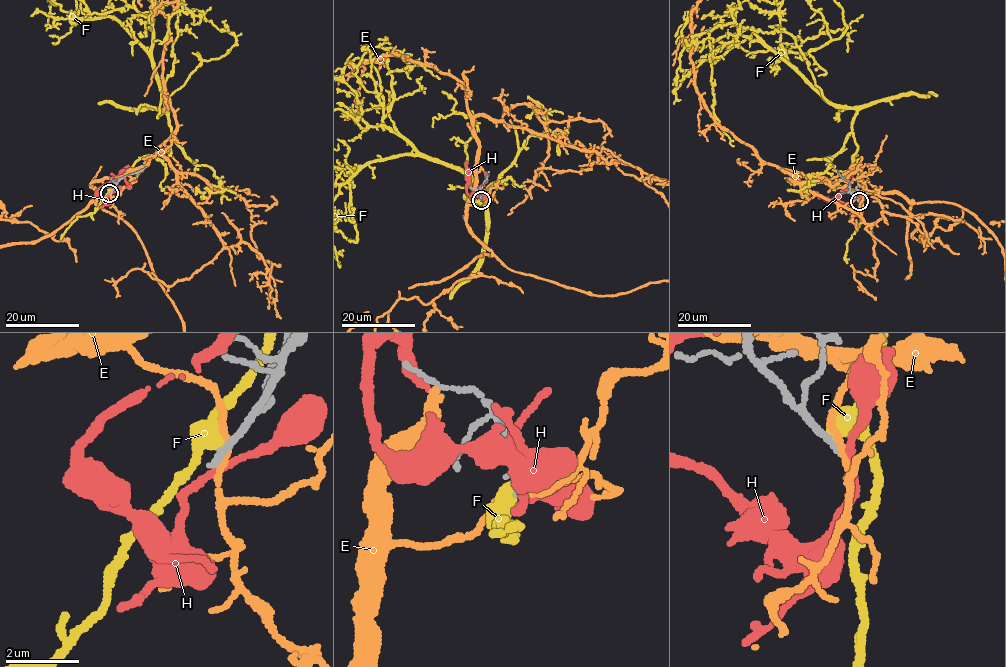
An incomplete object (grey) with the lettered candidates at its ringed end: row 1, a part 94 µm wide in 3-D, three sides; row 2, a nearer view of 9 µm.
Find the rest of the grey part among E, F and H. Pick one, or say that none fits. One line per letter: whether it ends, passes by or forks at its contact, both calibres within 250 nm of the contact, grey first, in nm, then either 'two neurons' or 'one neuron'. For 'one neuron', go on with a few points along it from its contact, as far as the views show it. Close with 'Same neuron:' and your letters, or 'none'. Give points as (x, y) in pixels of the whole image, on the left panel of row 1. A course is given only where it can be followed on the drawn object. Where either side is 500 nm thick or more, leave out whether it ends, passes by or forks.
E: it passes by; 220 nm thick on the grey side, 170 nm on the other; two neurons
F: it ends there; 220 nm thick on the grey side, 440 nm on the other; two neurons
H: it passes by; 190 nm thick on the grey side, 190 nm on the other; two neurons
Same neuron: none

